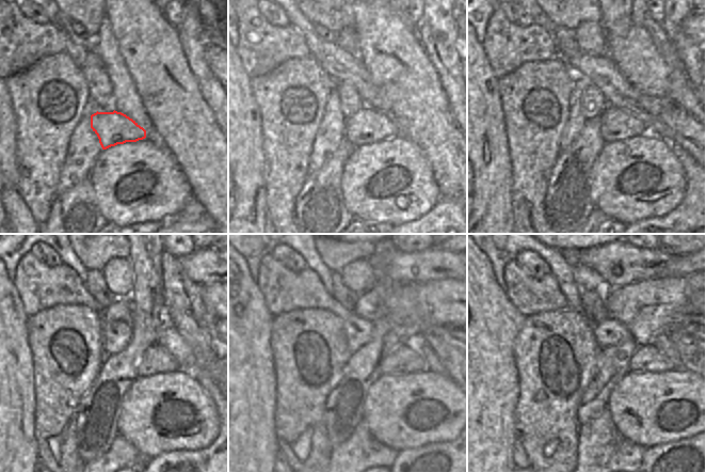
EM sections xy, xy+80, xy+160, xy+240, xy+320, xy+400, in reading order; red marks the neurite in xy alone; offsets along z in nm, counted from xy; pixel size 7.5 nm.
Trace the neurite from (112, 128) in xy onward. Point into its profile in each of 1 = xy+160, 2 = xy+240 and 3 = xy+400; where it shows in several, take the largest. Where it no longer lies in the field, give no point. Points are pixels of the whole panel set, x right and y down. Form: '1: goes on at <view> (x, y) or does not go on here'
1: goes on at xy+160 (615, 124)
2: goes on at xy+240 (156, 359)
3: goes on at xy+400 (646, 358)

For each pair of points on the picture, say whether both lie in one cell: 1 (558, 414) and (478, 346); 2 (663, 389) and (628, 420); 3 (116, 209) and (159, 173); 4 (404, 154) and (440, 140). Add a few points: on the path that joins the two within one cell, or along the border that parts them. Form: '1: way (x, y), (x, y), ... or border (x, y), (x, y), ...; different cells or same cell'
1: border (514, 357), (518, 376), (518, 400), (516, 406); different cells
2: way (651, 402), (646, 406), (626, 407); same cell
3: way (122, 198), (147, 172); same cell
4: border (399, 135), (410, 139), (422, 152), (432, 170); different cells

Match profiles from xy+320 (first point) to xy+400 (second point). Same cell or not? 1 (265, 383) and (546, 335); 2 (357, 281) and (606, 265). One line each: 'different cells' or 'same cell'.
1: different cells
2: different cells

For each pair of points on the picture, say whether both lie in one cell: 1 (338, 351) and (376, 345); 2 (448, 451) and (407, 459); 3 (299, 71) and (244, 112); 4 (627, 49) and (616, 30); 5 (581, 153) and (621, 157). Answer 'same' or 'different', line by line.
1: different
2: same
3: different
4: different
5: different

